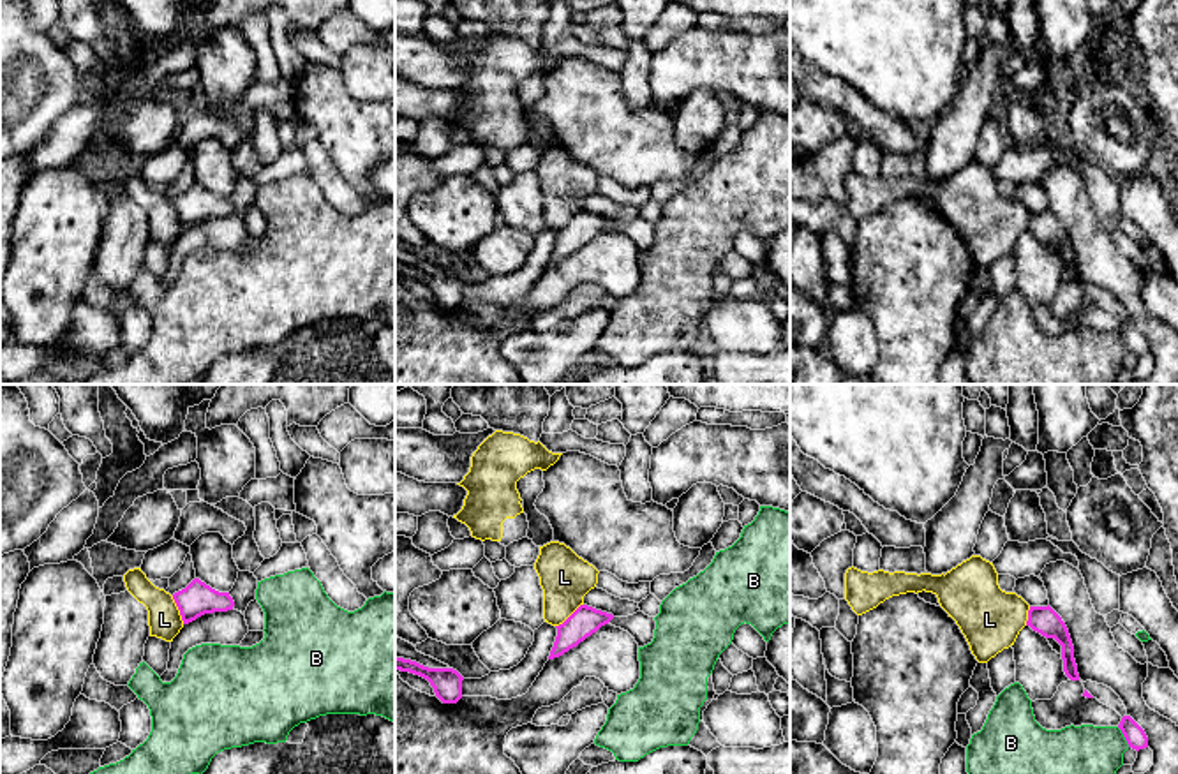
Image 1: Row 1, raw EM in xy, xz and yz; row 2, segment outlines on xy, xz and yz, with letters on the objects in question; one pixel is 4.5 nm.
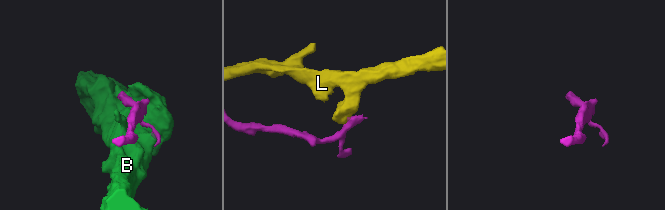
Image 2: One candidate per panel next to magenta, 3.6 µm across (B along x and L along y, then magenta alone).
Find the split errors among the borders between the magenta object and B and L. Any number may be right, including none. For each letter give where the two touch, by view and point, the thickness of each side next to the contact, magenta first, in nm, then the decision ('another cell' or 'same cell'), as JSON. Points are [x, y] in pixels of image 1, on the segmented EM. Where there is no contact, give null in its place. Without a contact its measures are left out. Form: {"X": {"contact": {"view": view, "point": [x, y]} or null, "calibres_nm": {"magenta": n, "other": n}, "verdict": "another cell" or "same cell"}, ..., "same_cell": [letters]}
{"B": {"contact": {"view": "yz", "point": [1124, 736]}, "calibres_nm": {"magenta": 90, "other": 220}, "verdict": "another cell"}, "L": {"contact": {"view": "xy", "point": [178, 609]}, "calibres_nm": {"magenta": 150, "other": 150}, "verdict": "another cell"}, "same_cell": []}

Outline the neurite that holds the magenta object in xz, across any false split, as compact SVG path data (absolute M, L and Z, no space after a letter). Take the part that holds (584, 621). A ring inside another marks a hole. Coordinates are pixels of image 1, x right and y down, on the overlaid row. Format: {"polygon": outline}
{"polygon": "M580 605L563 624L555 626L557 636L548 659L559 658L570 649L577 647L612 619L612 614Z"}

